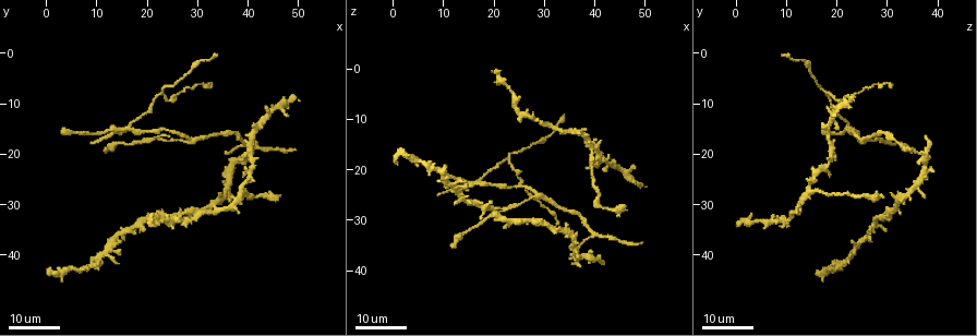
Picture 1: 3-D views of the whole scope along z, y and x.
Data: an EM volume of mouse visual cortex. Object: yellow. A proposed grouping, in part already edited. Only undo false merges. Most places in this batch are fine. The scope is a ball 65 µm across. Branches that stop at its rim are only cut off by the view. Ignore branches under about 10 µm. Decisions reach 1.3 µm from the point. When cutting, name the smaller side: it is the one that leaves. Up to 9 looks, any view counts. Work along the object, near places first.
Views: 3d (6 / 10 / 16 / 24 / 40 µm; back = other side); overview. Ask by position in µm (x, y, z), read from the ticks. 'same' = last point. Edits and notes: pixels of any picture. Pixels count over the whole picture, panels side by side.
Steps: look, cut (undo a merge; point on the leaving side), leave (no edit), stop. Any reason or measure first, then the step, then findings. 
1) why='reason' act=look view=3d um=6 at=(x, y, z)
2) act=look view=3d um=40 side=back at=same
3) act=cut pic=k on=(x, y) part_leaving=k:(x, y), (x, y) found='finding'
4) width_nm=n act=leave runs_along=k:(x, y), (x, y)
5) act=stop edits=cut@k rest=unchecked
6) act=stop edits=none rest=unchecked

act=look view=3d um=24 at=(24.0, 33.0, 5.0)

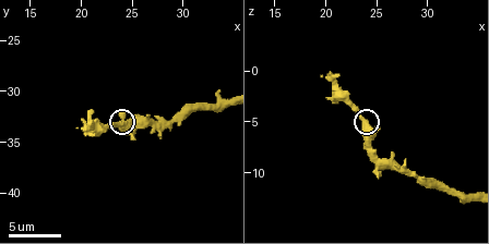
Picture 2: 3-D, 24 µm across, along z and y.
act=look view=3d um=6 at=(24.0, 33.2, 5.6)

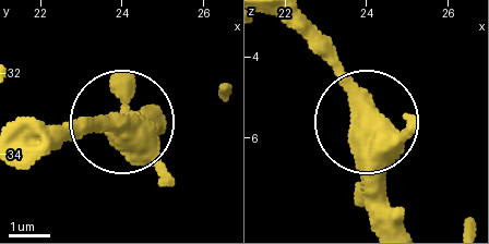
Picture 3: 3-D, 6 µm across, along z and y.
act=leave runs_along=3:(160, 114), (70, 124) found='one neuron here'

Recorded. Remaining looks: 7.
why='branch point' act=look view=3d um=16 at=(16.0, 14.5, 22.5)

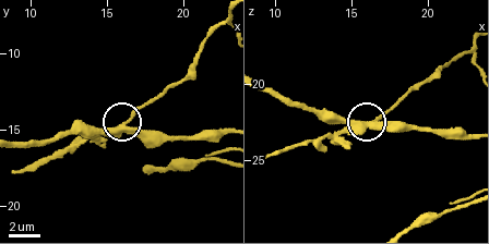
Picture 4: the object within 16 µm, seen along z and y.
act=look view=3d um=6 at=(16.4, 14.4, 22.6)

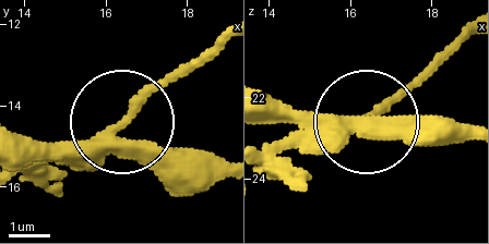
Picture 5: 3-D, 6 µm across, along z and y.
side_arm_um=15 act=cut pic=5 on=(40, 168) part_leaving=5:(98, 147), (221, 46) found='two neurons meet here'

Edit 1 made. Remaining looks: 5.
act=look view=overview

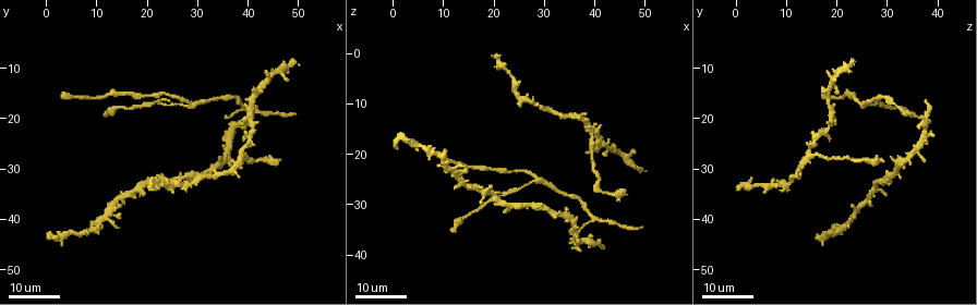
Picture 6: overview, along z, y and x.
why='branch point' act=look view=3d um=16 at=(28.5, 17.0, 25.0)

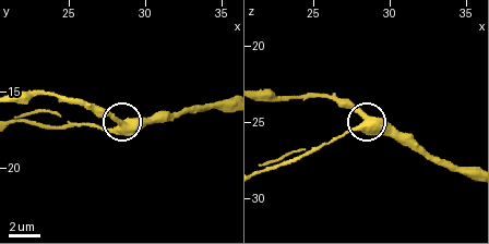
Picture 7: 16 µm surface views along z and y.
act=look view=3d um=10 at=(28.2, 17.2, 25.2)

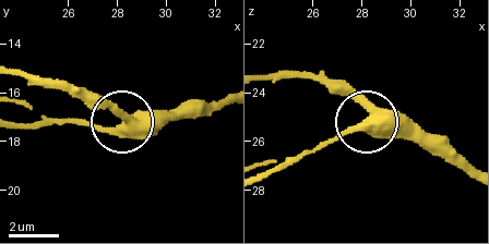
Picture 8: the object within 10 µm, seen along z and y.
side_arm_um=22 act=leave runs_along=8:(224, 97), (136, 114), (111, 126), (57, 120) found='all the same neuron'

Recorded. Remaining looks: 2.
act=stop edits=cut@5 rest=unchecked

